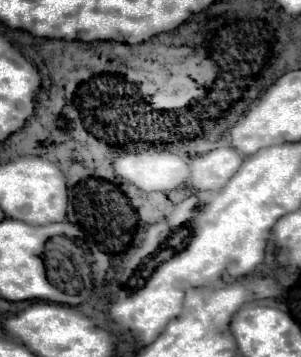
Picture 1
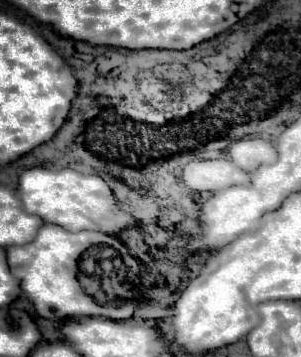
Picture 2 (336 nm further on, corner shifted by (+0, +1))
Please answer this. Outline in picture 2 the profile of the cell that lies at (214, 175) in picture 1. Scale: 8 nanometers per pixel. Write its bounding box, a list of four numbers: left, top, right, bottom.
[228,139,276,171]

